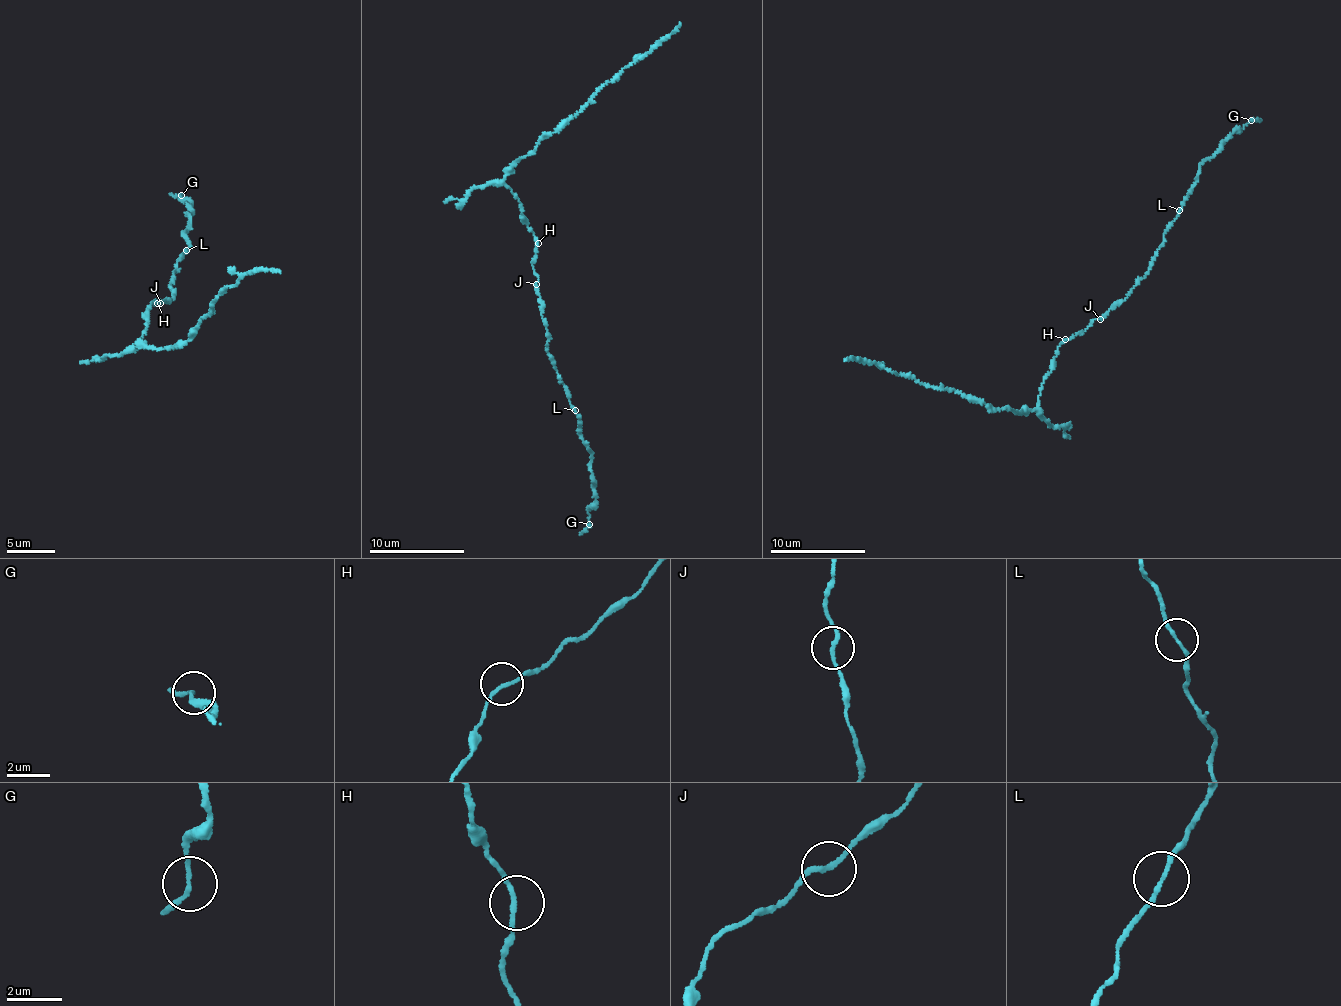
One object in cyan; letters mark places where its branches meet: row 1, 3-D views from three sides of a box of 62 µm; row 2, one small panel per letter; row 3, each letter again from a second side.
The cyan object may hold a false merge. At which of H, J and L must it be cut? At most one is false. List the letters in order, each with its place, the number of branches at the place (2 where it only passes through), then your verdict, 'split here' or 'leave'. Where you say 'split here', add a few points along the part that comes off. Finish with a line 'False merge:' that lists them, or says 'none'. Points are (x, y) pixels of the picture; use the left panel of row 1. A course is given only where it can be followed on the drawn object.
H: (157, 303) | 2 | leave
J: (160, 303) | 2 | leave
L: (186, 250) | 2 | split here | (187, 250), (191, 203), (169, 194)
False merge: L

